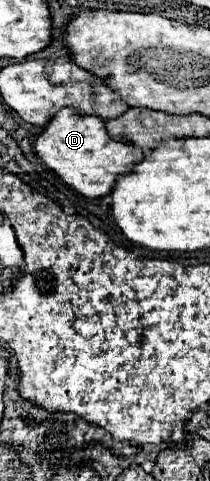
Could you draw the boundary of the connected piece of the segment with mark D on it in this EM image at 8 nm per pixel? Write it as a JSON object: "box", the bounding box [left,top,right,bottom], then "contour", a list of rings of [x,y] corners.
{"box":[36,108,142,198],"contour":[[[60,108],[36,138],[36,154],[54,170],[68,186],[86,198],[106,196],[114,180],[128,172],[142,158],[142,150],[134,144],[108,136],[104,120],[98,116],[82,116],[74,108]]]}

